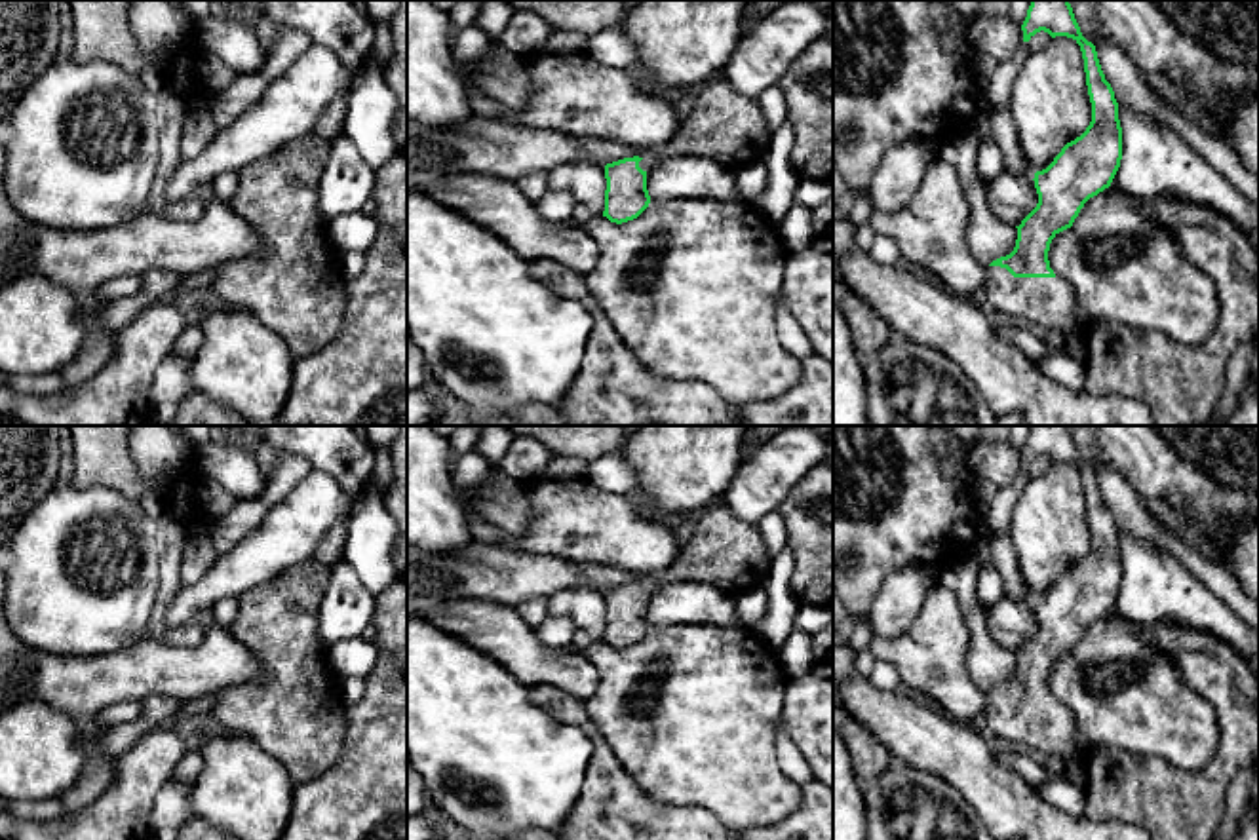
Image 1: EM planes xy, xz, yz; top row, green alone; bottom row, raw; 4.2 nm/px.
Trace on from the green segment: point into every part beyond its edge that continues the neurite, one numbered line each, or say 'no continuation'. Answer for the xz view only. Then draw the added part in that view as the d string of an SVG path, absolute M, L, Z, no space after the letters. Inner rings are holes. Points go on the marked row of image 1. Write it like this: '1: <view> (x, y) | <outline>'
1: xz (723, 126) | M721 78L700 91L668 144L639 156L639 167L649 173L666 156L696 156L740 169L763 160L770 137L761 101L740 95Z

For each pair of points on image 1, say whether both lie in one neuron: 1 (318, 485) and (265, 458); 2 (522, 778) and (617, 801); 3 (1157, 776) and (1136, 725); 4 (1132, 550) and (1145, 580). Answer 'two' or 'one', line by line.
1: two
2: two
3: two
4: one

